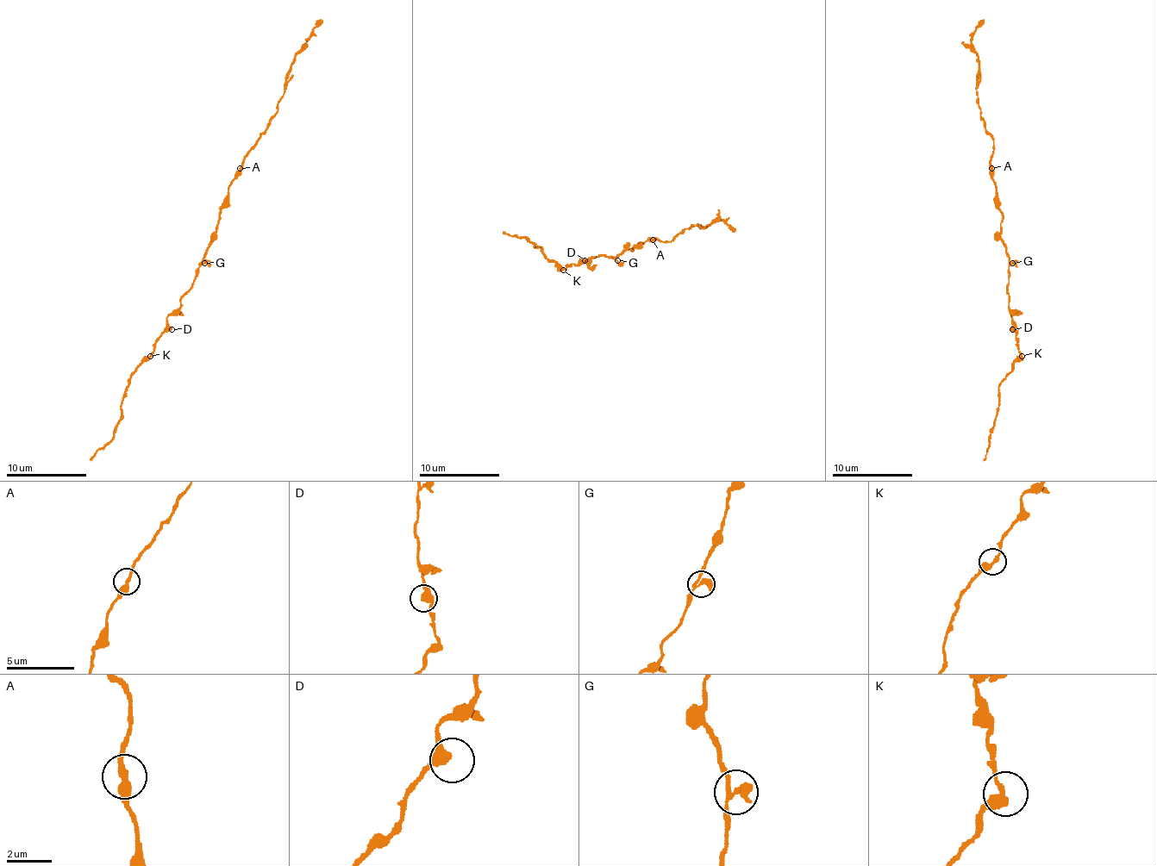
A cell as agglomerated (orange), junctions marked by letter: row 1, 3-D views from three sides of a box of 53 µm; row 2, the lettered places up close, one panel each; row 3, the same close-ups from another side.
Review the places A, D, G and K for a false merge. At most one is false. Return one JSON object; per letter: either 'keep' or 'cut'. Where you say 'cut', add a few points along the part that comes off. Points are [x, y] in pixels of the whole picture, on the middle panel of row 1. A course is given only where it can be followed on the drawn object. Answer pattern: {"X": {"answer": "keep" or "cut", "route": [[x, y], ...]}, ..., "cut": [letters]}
{"A": {"answer": "cut", "route": [[653, 240], [655, 238], [669, 242], [687, 228], [697, 224], [708, 226], [720, 220], [735, 230]]}, "D": {"answer": "keep"}, "G": {"answer": "keep"}, "K": {"answer": "keep"}, "cut": ["A"]}

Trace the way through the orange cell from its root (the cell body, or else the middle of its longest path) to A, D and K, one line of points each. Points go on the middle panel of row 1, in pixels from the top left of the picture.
A: (623, 250), (631, 250), (647, 240), (653, 240)
D: (623, 250), (617, 256), (591, 256), (581, 260), (584, 260)
K: (623, 250), (617, 256), (591, 256), (563, 270)

